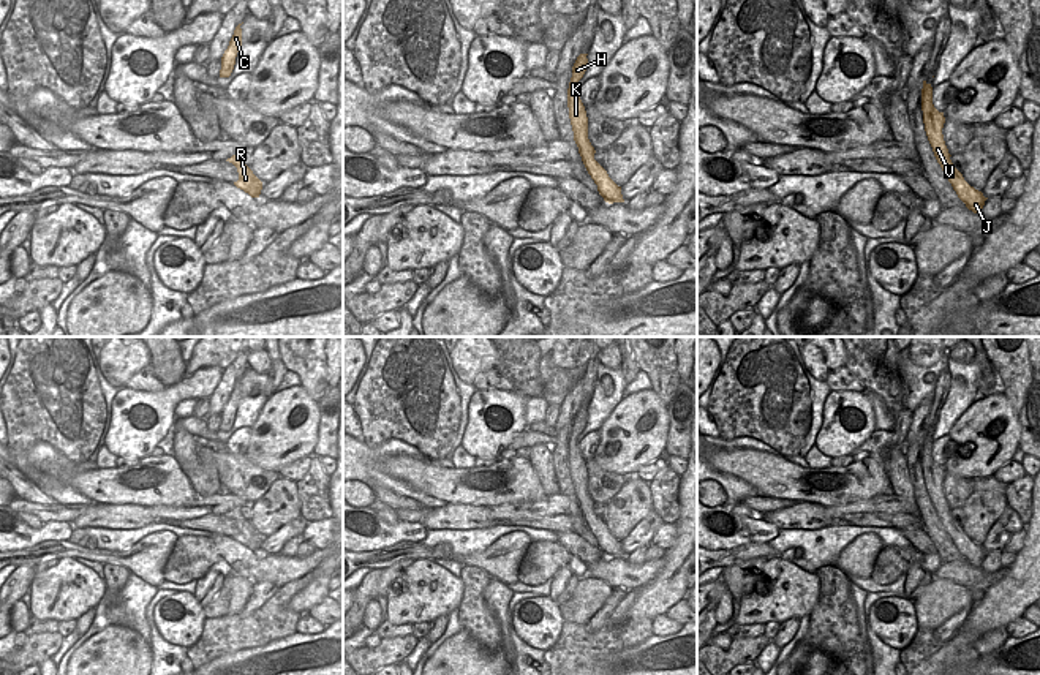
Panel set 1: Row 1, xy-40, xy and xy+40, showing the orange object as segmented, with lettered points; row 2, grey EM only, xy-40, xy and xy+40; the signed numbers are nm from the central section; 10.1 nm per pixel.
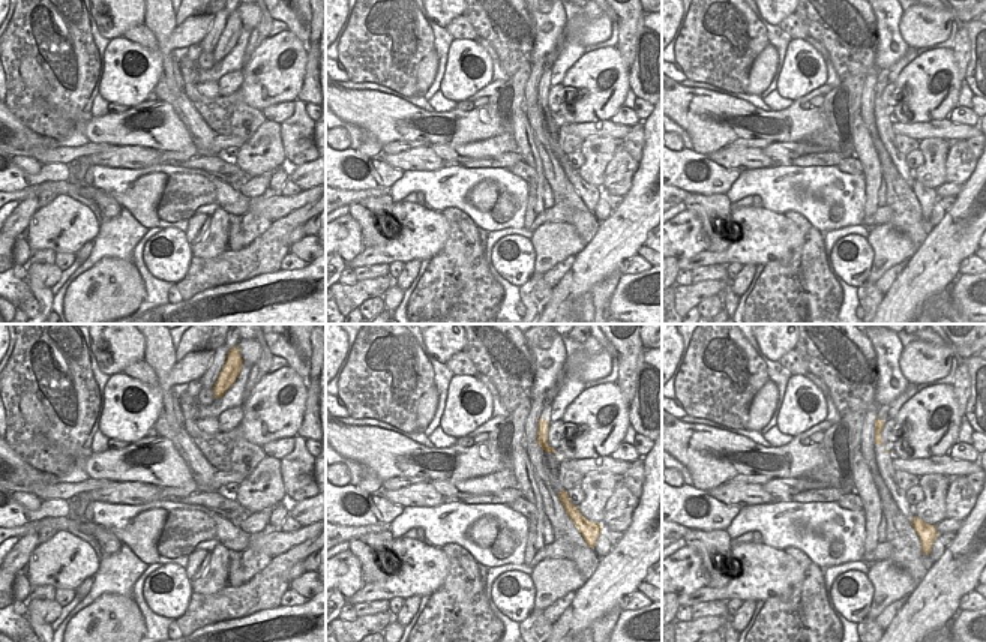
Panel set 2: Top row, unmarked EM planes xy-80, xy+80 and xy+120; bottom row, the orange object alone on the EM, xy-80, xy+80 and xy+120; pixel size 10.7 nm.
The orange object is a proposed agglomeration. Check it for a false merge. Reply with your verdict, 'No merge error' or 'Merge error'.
No merge error.

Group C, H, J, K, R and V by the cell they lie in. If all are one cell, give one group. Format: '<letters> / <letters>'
C H J K R V

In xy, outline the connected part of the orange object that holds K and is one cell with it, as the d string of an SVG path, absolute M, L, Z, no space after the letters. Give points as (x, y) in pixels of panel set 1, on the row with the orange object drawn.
M580 54L572 66L572 77L567 89L567 107L569 107L569 119L574 131L574 141L578 147L578 153L582 161L597 185L599 194L604 198L605 202L624 202L621 194L621 187L618 187L607 174L607 171L594 160L594 147L588 139L588 117L585 106L578 96L577 82L583 77L586 71L586 58L588 54Z

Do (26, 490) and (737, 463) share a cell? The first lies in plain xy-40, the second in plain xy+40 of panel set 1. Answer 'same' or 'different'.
different

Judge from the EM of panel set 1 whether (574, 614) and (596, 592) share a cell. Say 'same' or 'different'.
same

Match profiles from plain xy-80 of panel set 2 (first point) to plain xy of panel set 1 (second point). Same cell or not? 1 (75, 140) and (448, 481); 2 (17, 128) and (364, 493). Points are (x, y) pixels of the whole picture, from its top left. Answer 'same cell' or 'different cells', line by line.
1: different cells
2: different cells

